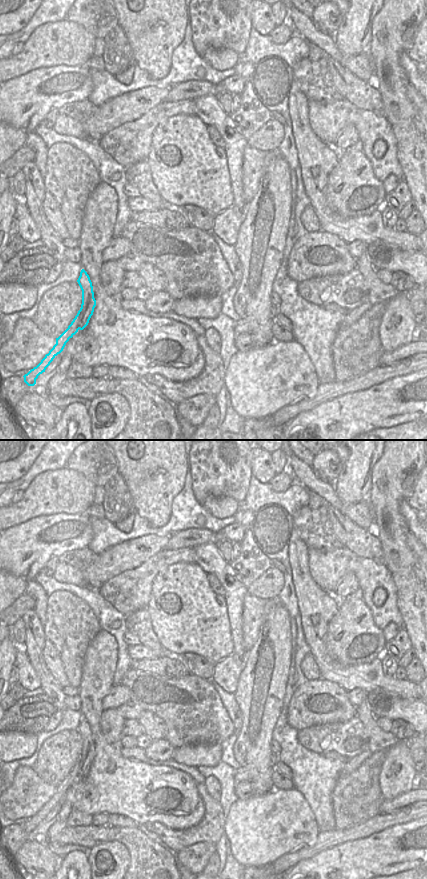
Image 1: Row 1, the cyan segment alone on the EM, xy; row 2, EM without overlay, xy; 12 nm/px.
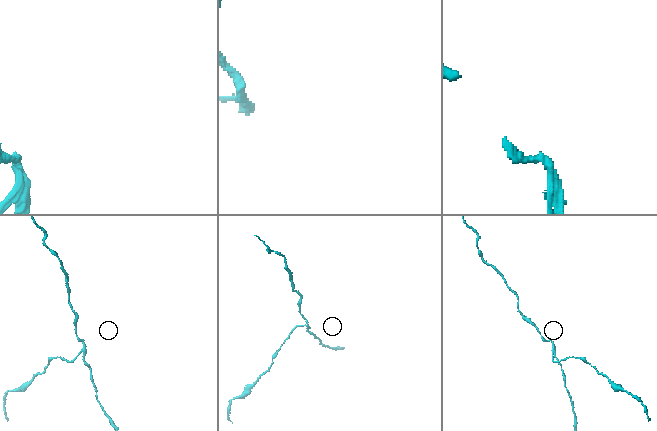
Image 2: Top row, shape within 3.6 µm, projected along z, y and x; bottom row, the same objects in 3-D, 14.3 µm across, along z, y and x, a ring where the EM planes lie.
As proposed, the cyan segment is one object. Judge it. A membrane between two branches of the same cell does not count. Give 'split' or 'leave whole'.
split

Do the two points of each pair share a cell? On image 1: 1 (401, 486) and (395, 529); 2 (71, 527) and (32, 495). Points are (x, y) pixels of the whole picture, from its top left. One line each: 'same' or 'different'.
1: same
2: different

